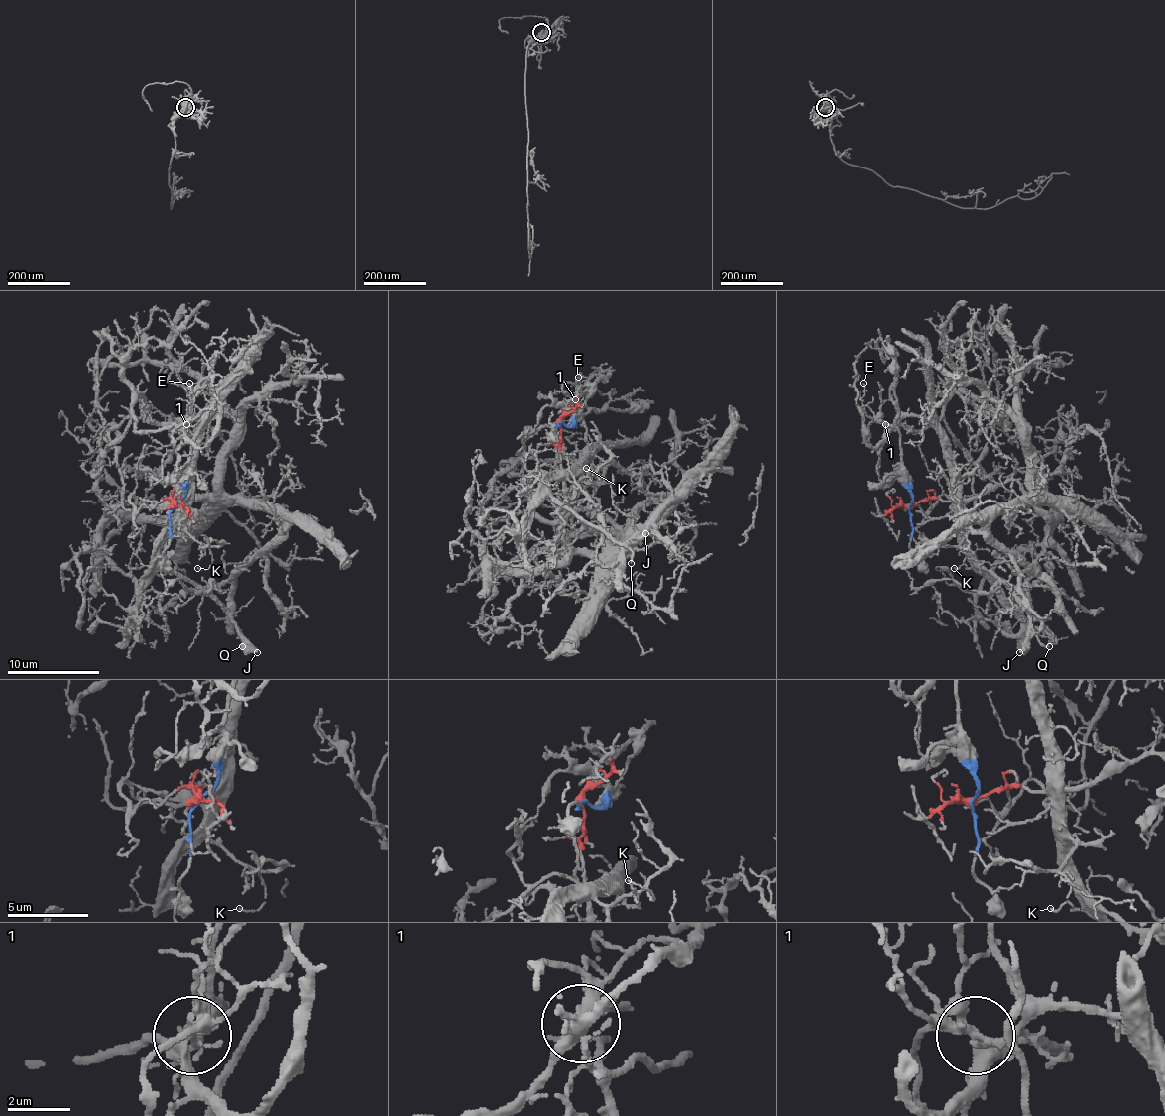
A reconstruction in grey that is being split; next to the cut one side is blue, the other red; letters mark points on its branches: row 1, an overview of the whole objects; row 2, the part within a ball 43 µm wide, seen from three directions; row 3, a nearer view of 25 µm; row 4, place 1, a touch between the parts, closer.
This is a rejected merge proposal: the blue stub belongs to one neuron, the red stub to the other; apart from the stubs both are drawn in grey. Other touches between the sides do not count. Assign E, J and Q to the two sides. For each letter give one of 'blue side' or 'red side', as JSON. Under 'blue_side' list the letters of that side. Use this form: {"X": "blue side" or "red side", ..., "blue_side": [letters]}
{"E": "blue side", "J": "blue side", "Q": "blue side", "blue_side": ["E", "J", "Q"]}

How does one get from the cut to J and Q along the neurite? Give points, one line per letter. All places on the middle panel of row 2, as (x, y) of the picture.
J: (561, 422), (637, 403), (582, 403), (586, 455), (549, 492), (617, 542), (646, 533)
Q: (561, 422), (637, 403), (582, 403), (586, 455), (549, 485), (626, 544), (631, 563)

